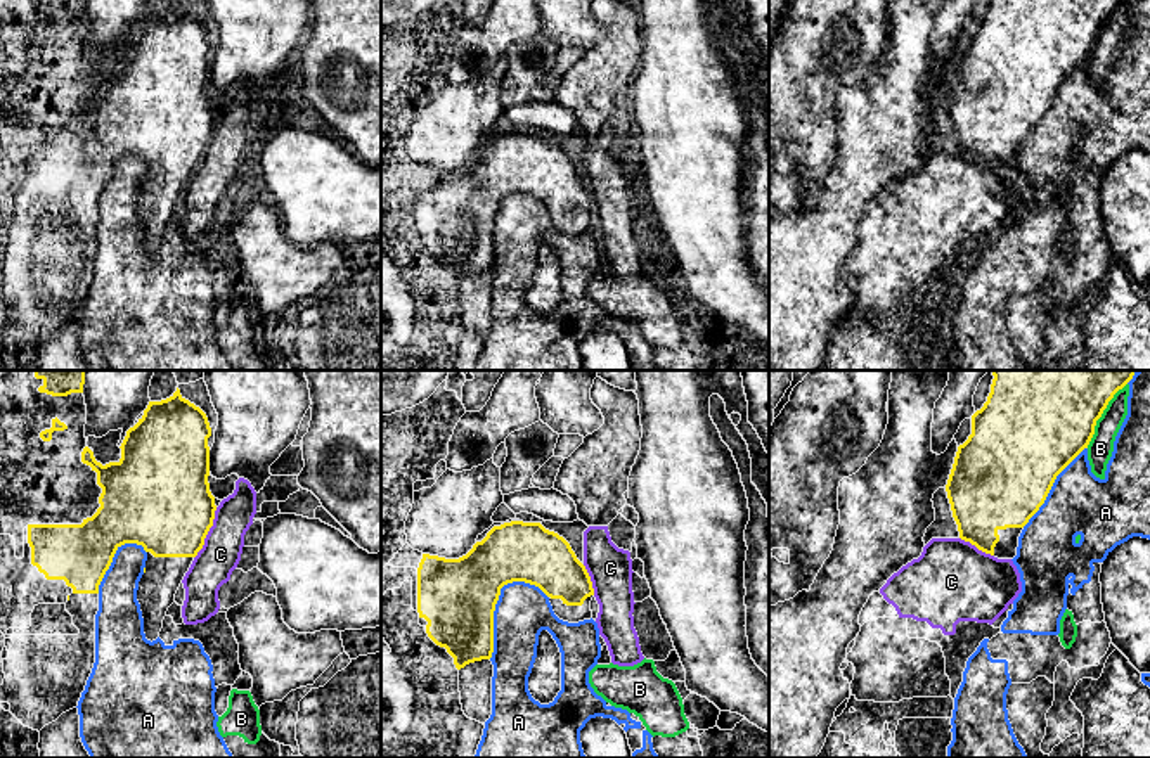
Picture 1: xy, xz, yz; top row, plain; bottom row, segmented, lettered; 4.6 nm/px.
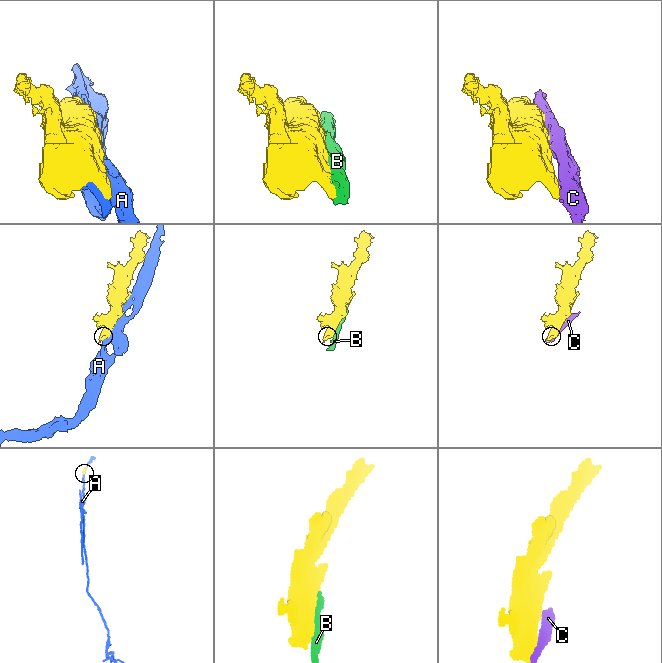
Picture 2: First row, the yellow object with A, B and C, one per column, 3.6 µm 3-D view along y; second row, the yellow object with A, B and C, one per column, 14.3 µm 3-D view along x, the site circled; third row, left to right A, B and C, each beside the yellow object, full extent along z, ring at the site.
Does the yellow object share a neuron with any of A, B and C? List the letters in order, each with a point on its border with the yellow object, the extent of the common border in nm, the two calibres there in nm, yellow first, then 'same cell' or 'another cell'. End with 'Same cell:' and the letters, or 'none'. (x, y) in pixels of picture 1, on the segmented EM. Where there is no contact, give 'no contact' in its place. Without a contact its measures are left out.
A: meets yellow in xz at (494, 606); contact 420 nm long; 360 nm thick on the yellow side, 260 nm on the other; another cell
B: meets yellow in yz at (1100, 416); contact 360 nm long; 500 nm thick on the yellow side, 120 nm on the other; another cell
C: meets yellow in xy at (206, 533); contact 260 nm long; 440 nm thick on the yellow side, 190 nm on the other; another cell
Same cell: none

